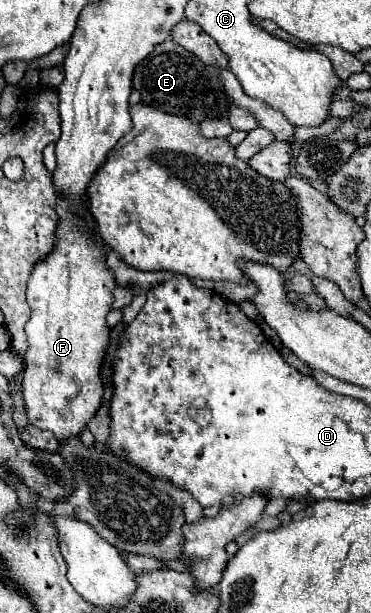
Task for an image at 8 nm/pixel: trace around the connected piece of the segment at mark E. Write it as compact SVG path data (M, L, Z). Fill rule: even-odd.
M172 40L158 44L148 54L148 58L144 58L136 66L132 86L134 90L140 92L142 104L158 110L166 110L166 114L184 116L194 122L228 118L230 100L222 88L222 82L206 64L200 62L200 58L196 58L192 52L184 50L180 44ZM220 110L222 110L222 116L220 116Z

